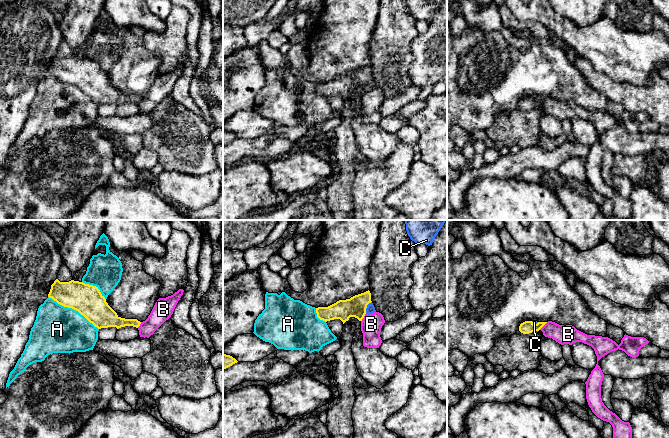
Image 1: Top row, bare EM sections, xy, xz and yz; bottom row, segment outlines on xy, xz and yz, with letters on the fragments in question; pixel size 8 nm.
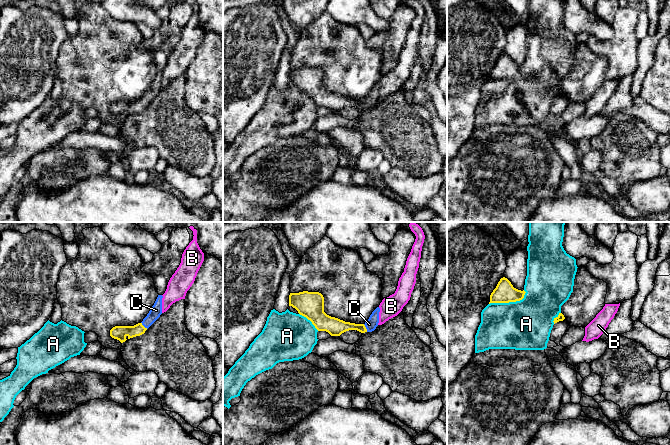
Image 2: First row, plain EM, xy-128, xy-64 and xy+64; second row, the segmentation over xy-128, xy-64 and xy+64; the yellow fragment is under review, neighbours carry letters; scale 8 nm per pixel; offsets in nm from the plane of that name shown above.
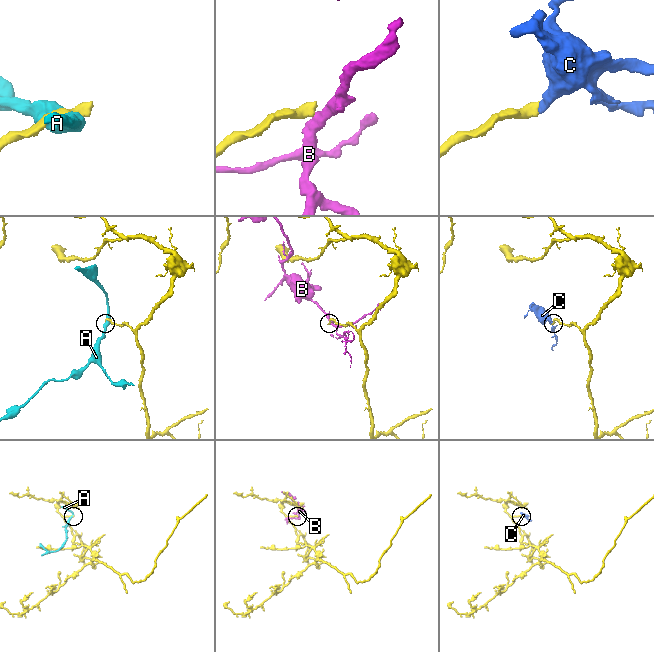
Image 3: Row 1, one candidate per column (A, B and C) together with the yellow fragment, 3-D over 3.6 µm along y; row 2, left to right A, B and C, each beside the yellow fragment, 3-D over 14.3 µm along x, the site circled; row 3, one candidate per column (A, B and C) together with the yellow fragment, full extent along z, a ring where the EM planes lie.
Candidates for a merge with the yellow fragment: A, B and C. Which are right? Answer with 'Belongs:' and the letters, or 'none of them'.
Belongs: C

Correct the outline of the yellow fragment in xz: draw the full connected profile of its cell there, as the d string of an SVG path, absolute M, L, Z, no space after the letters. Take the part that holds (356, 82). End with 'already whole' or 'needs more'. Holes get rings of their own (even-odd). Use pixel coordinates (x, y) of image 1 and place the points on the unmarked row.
M370 67L355 71L350 75L339 76L328 83L316 84L317 93L325 98L340 95L343 100L349 96L350 93L355 93L362 97L366 90L376 88L375 83L371 77Z | needs more

